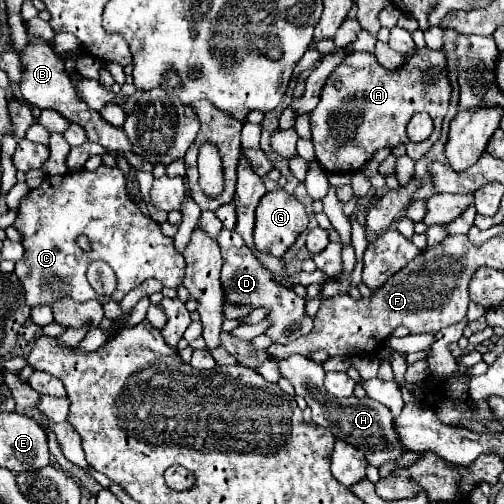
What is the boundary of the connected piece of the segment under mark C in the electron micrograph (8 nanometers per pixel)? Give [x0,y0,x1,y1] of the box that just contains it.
[14,165,186,307]

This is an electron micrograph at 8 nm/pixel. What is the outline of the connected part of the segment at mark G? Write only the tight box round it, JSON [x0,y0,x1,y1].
[254,189,308,257]

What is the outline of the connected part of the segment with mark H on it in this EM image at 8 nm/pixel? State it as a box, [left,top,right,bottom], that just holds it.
[276,355,404,467]

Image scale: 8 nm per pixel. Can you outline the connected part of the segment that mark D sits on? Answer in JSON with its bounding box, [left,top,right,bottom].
[216,229,312,343]

